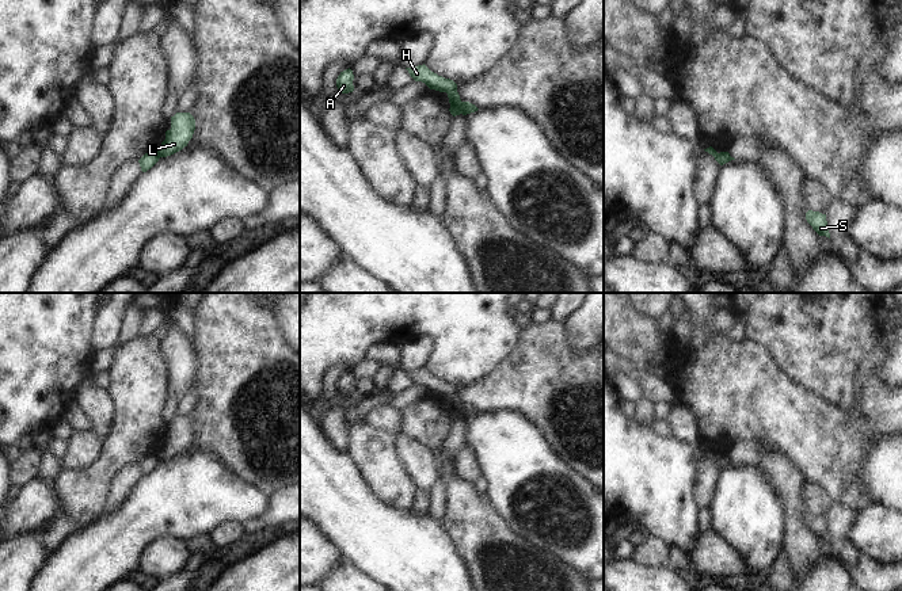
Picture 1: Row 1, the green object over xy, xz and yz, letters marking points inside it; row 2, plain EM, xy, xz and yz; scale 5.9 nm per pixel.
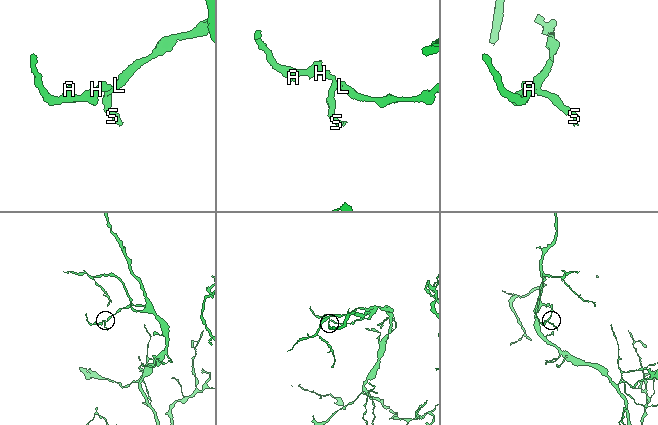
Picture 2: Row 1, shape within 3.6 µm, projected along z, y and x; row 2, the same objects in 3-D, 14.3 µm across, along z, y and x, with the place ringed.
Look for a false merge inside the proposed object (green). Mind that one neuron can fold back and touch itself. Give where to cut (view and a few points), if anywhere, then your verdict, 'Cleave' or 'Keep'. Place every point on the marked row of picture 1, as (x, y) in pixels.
Split along xz (461, 102), (460, 113). Cleave

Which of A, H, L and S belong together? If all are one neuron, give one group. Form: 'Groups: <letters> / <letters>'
Groups: A H S / L

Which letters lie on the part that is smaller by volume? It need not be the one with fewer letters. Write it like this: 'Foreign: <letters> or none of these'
Foreign: A, H, S

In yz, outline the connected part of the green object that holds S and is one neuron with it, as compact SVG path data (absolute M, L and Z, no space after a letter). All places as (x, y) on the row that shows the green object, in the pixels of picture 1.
M808 210L806 213L806 220L819 236L826 236L826 237L830 239L830 233L829 233L829 229L827 229L826 214L822 214L819 211Z

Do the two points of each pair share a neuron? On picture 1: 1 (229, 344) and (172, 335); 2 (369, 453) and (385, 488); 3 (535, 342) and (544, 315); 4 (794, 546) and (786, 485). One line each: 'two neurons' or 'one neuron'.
1: two neurons
2: one neuron
3: two neurons
4: one neuron

